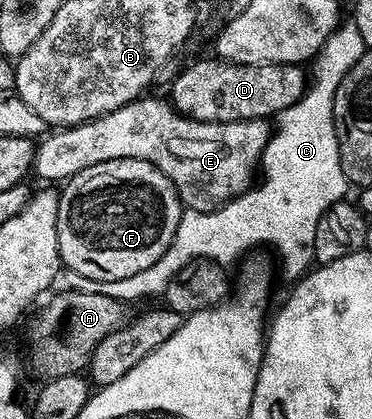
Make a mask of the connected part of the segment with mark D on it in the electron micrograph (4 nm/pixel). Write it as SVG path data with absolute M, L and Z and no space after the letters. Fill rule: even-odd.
M220 59L212 60L187 66L169 89L173 108L192 121L272 118L294 105L307 88L307 73L301 65L231 65Z

